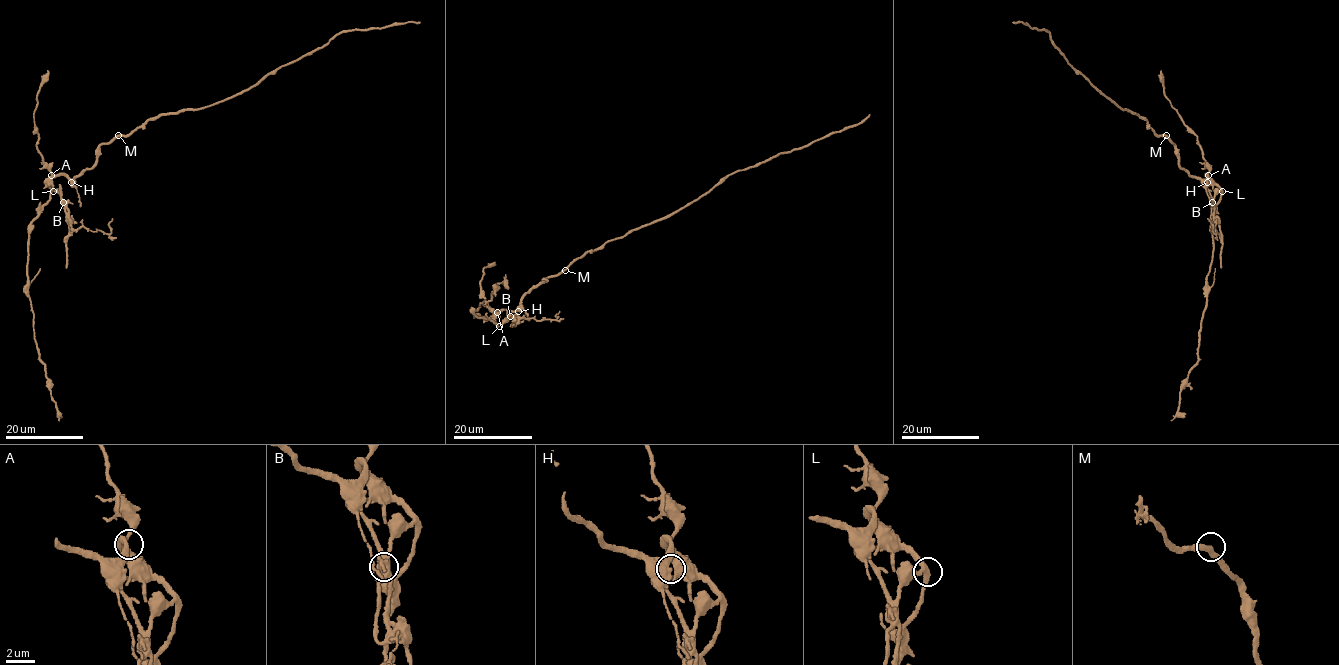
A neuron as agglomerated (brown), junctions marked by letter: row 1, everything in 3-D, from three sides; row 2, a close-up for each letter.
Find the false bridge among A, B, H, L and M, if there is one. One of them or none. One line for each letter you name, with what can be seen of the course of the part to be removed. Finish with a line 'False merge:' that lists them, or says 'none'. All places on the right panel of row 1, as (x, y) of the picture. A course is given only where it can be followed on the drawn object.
B: Course of the part to remove: (1212, 202), (1215, 234), (1207, 218)
False merge: B

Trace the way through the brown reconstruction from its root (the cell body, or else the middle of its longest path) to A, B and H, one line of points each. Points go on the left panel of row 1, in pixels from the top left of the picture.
A: (118, 136), (103, 143), (97, 161), (76, 177), (51, 175)
B: (118, 136), (103, 143), (97, 161), (76, 177), (55, 175), (52, 178), (48, 184), (64, 202)
H: (118, 136), (103, 143), (97, 161), (71, 182)

